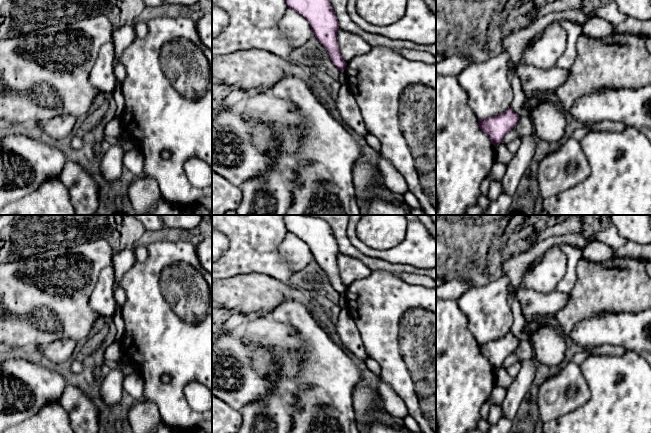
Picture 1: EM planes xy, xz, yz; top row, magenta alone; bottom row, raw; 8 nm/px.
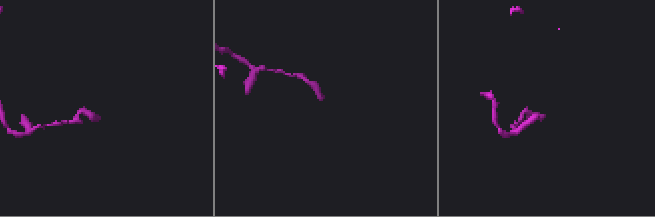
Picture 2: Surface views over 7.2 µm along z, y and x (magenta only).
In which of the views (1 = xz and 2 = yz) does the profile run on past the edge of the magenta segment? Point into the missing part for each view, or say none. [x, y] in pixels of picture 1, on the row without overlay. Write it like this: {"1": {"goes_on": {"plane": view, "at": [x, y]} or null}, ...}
{"1": {"goes_on": null}, "2": {"goes_on": null}}

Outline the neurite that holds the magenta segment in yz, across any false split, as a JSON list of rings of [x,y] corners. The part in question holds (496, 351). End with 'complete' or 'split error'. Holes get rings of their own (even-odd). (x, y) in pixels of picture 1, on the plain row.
[[[510,331],[505,336],[478,343],[480,353],[485,356],[494,370],[503,366],[504,360],[513,353],[519,344],[519,339]]] | complete

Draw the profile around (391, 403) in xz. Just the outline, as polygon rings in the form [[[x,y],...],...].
[[[381,379],[378,381],[376,392],[383,412],[404,419],[409,413],[404,401],[395,393],[395,391]]]

